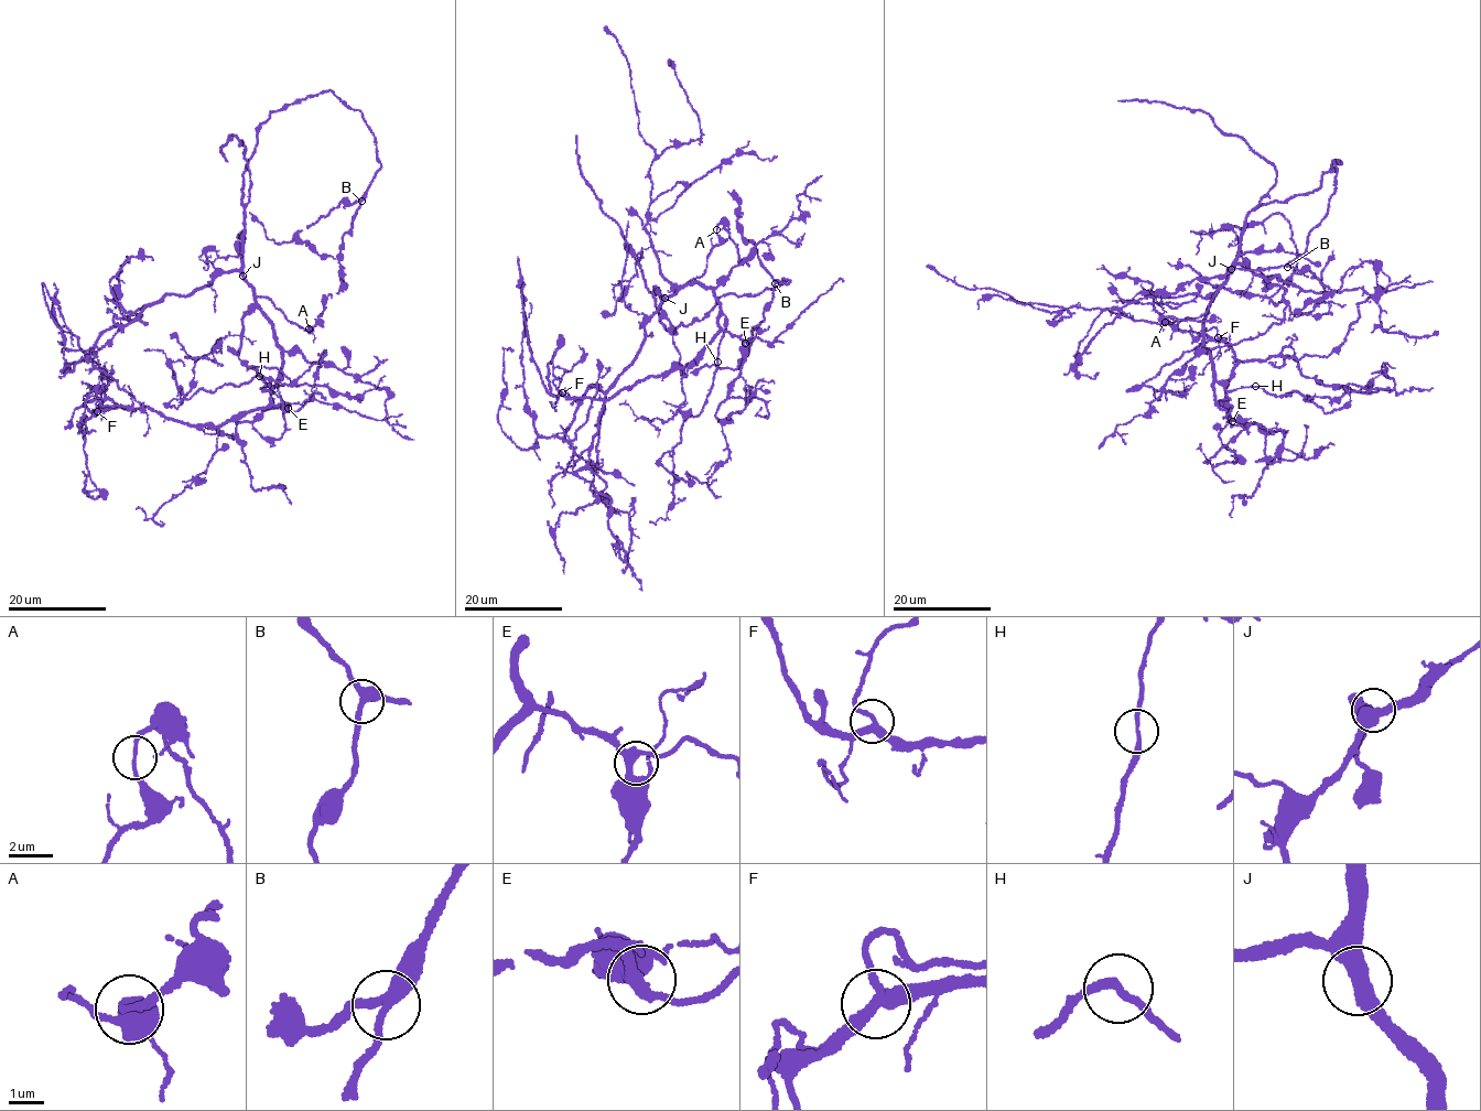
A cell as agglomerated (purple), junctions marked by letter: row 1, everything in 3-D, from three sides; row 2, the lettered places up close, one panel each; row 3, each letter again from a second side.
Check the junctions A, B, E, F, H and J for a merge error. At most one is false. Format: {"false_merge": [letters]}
{"false_merge": []}

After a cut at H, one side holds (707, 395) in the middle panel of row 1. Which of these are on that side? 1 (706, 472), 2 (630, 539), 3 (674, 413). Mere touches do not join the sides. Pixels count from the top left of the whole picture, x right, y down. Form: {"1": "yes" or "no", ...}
{"1": "no", "2": "no", "3": "no"}

